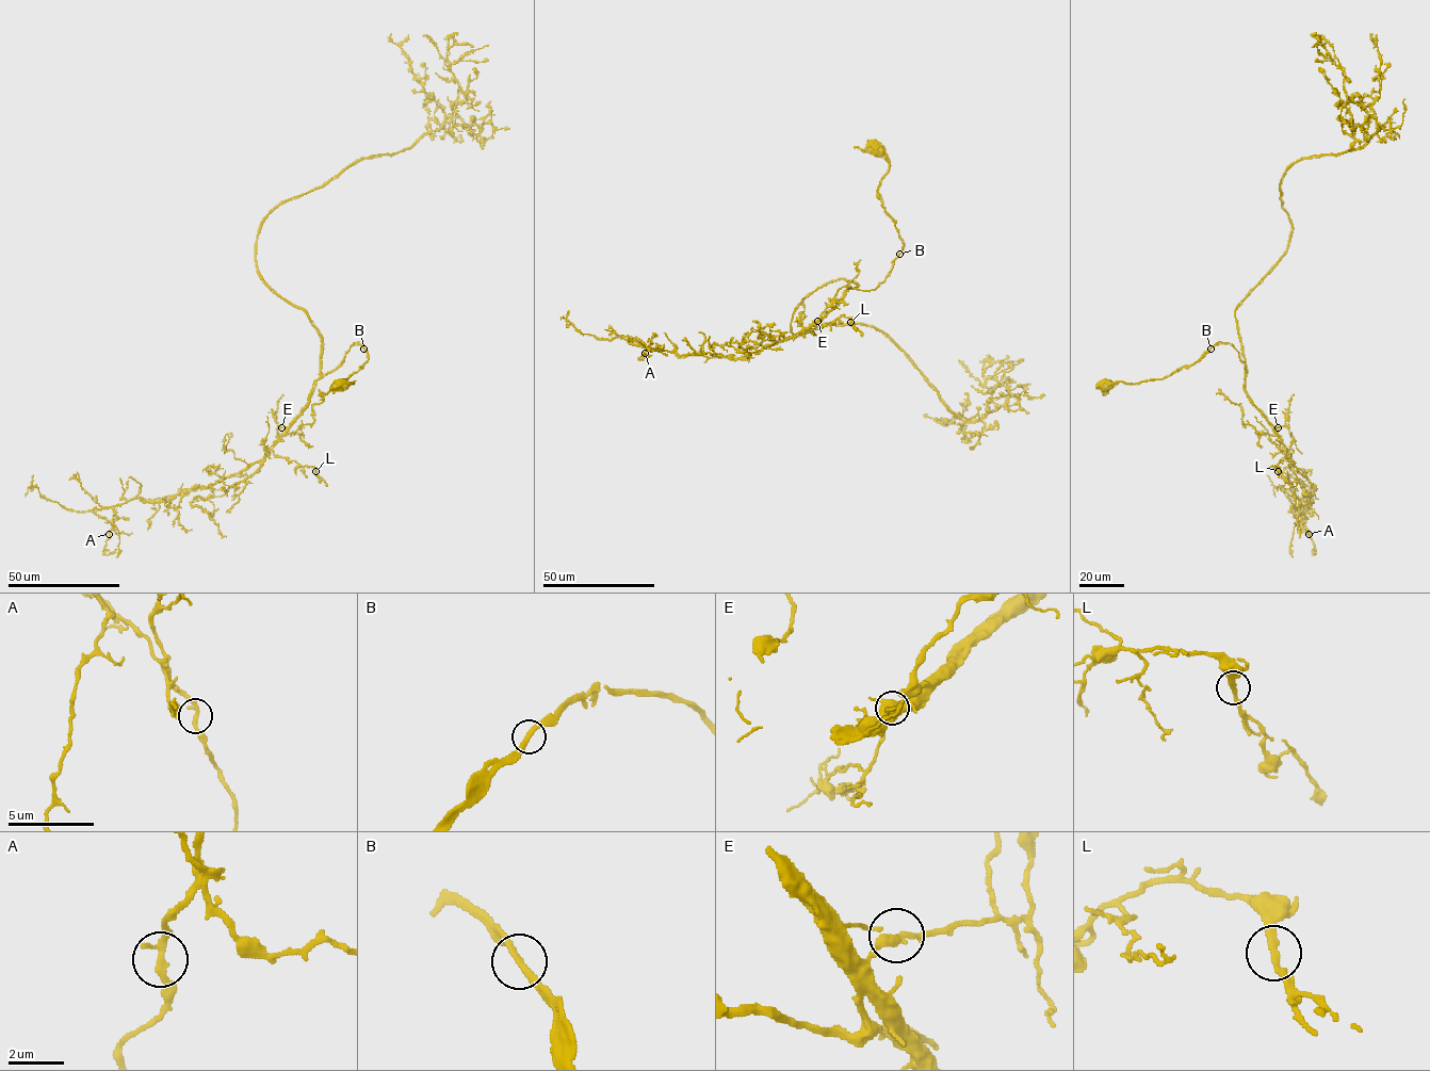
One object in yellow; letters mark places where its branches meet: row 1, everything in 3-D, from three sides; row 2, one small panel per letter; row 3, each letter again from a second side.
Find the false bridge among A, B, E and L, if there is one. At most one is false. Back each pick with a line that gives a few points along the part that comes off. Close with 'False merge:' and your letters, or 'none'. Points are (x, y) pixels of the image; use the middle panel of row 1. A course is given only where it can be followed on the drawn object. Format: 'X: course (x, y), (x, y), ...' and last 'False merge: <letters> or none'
False merge: none

